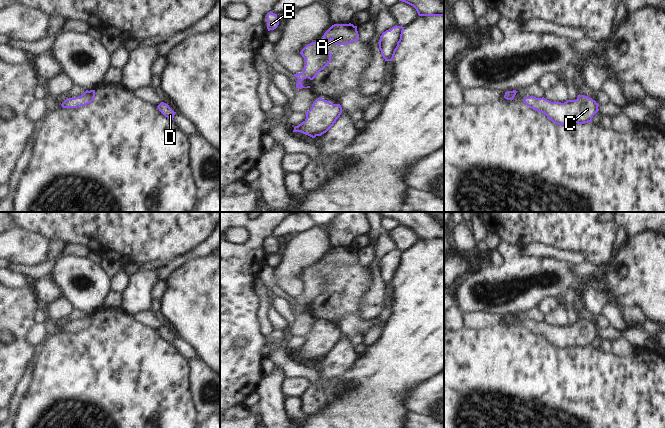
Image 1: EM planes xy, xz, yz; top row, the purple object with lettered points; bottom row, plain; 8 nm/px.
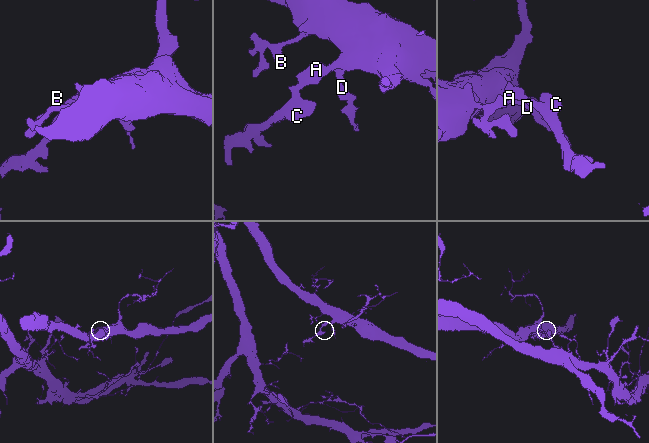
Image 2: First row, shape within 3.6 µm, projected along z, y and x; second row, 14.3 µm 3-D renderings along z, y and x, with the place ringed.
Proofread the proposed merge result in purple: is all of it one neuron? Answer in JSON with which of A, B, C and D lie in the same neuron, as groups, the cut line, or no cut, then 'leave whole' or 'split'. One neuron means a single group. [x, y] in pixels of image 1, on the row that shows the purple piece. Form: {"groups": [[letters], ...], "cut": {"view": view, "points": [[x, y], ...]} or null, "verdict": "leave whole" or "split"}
{"groups": [["A", "B", "C", "D"]], "cut": null, "verdict": "leave whole"}

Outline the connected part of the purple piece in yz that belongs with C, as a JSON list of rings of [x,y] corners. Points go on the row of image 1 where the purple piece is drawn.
[[[578,95],[576,100],[564,103],[551,102],[544,97],[525,97],[523,102],[537,112],[544,113],[549,120],[558,125],[584,124],[592,122],[593,116],[599,111],[599,104],[585,95]]]

